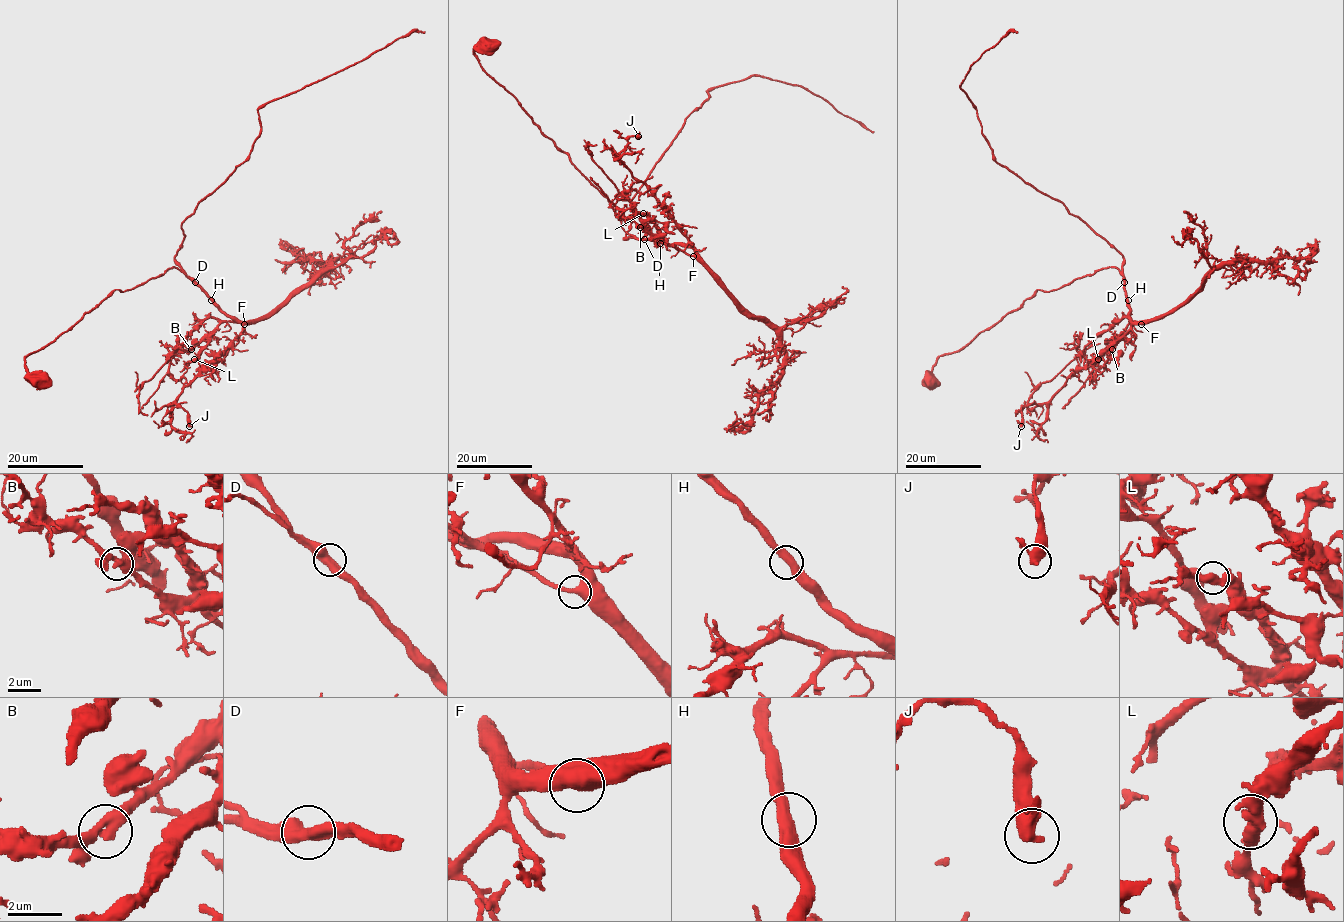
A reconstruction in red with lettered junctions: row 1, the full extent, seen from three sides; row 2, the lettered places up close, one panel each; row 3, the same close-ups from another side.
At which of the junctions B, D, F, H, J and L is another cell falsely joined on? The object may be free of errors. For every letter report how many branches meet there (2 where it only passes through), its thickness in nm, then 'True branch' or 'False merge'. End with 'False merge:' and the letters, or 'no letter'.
B: Branches: 2. Thickness 400 nm. True branch
D: Branches: 2. Thickness 500 nm. True branch
F: Branches: 2. Thickness 440 nm. True branch
H: Branches: 2. Thickness 440 nm. True branch
J: Branches: 2. Thickness 440 nm. True branch
L: Branches: 2. Thickness 480 nm. True branch
False merge: no letter

